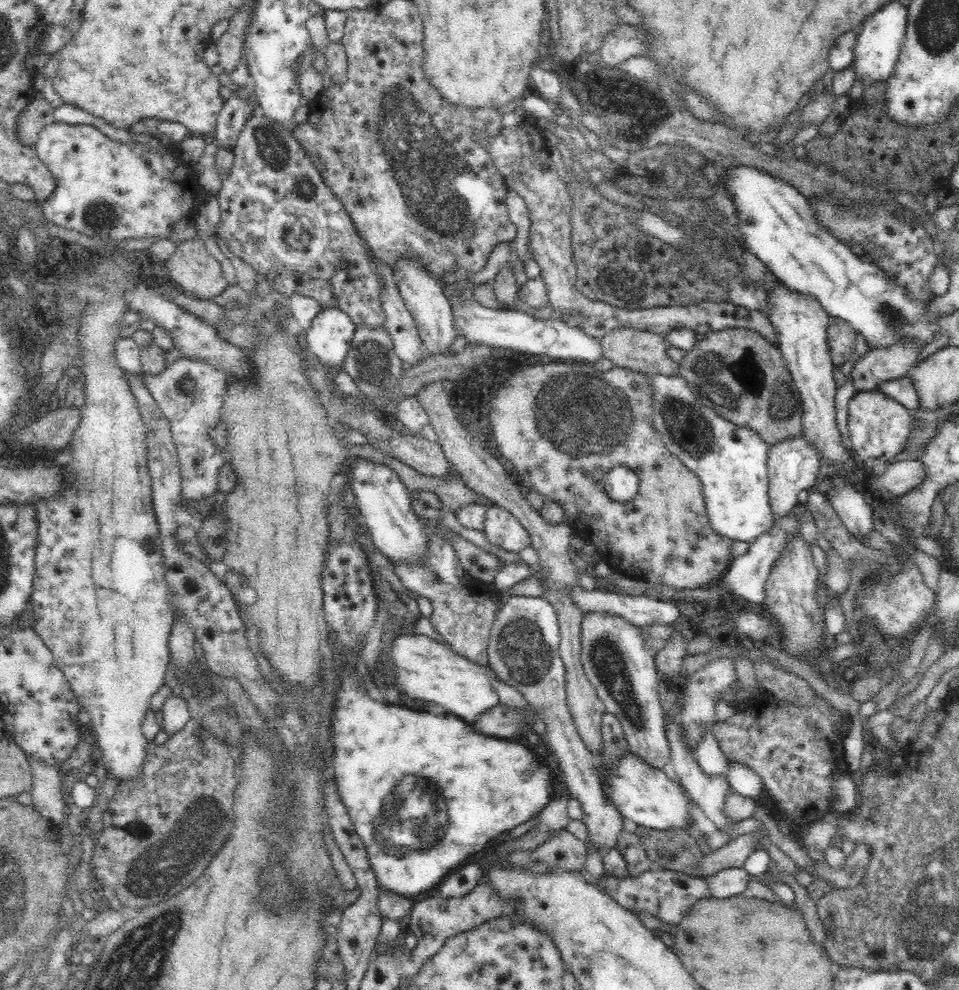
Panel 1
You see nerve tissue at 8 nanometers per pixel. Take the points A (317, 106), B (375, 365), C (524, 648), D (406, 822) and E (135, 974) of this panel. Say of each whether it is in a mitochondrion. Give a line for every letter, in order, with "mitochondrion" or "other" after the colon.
A: other
B: mitochondrion
C: mitochondrion
D: mitochondrion
E: mitochondrion

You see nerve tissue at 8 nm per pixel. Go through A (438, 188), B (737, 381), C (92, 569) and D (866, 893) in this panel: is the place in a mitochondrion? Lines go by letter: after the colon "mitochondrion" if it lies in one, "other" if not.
A: mitochondrion
B: mitochondrion
C: other
D: other

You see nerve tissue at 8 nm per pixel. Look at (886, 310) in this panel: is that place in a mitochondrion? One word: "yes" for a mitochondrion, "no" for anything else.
yes

